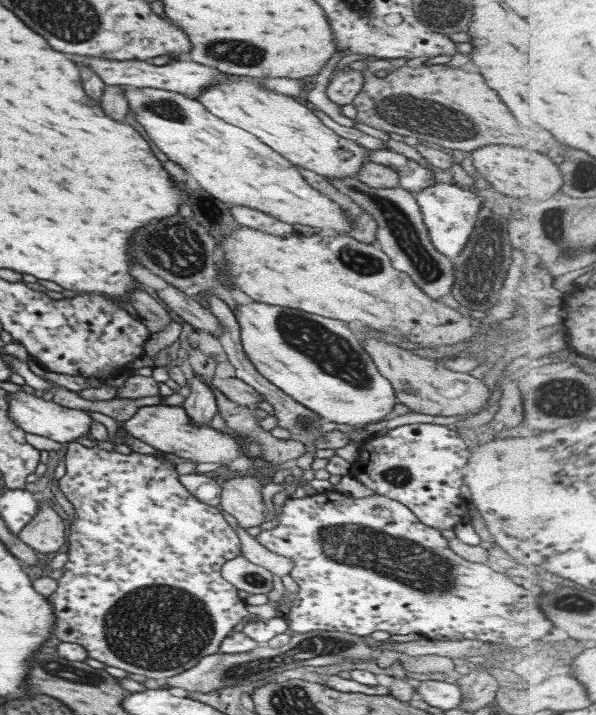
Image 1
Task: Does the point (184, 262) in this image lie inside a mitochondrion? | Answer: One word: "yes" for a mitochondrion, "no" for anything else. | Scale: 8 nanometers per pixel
yes

